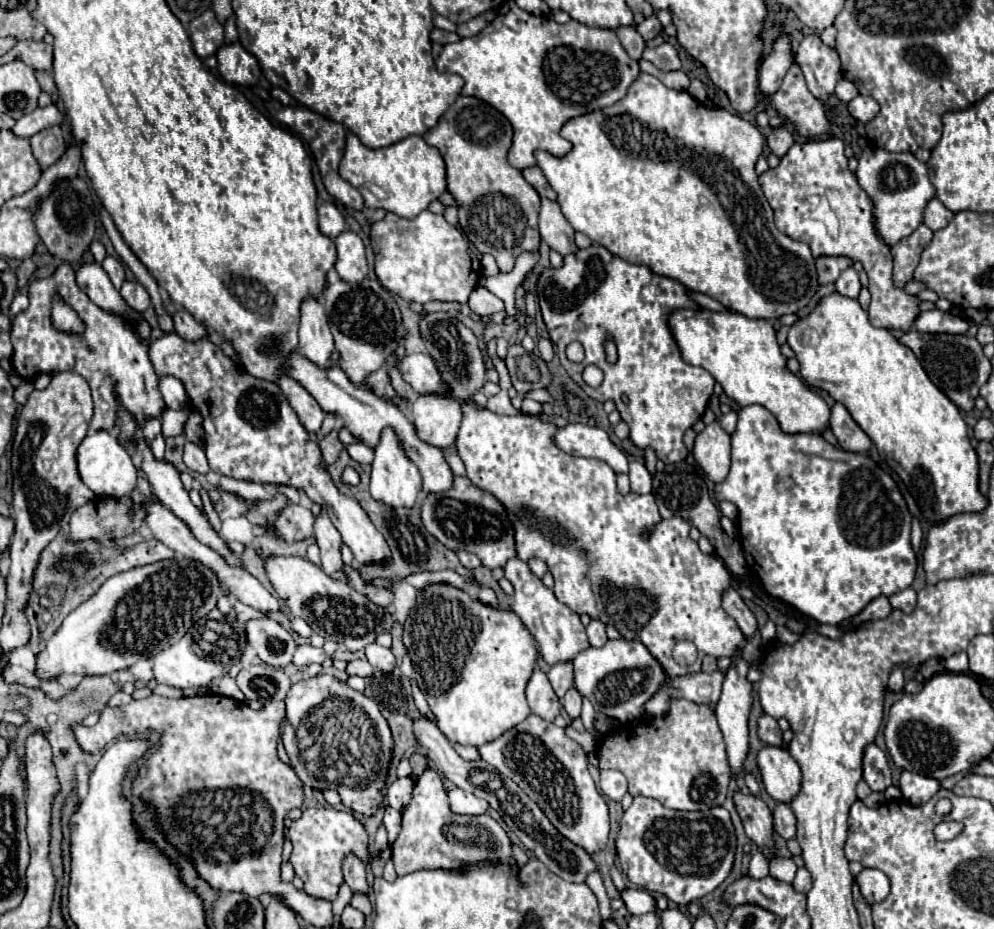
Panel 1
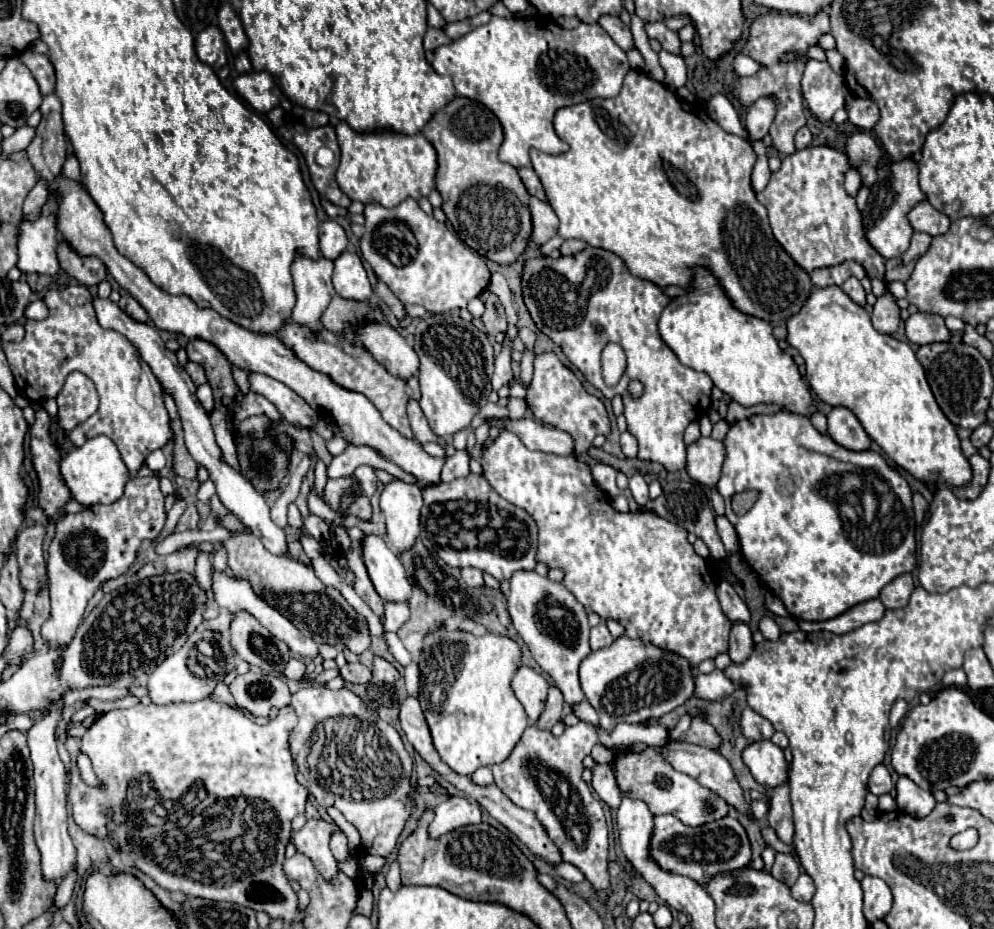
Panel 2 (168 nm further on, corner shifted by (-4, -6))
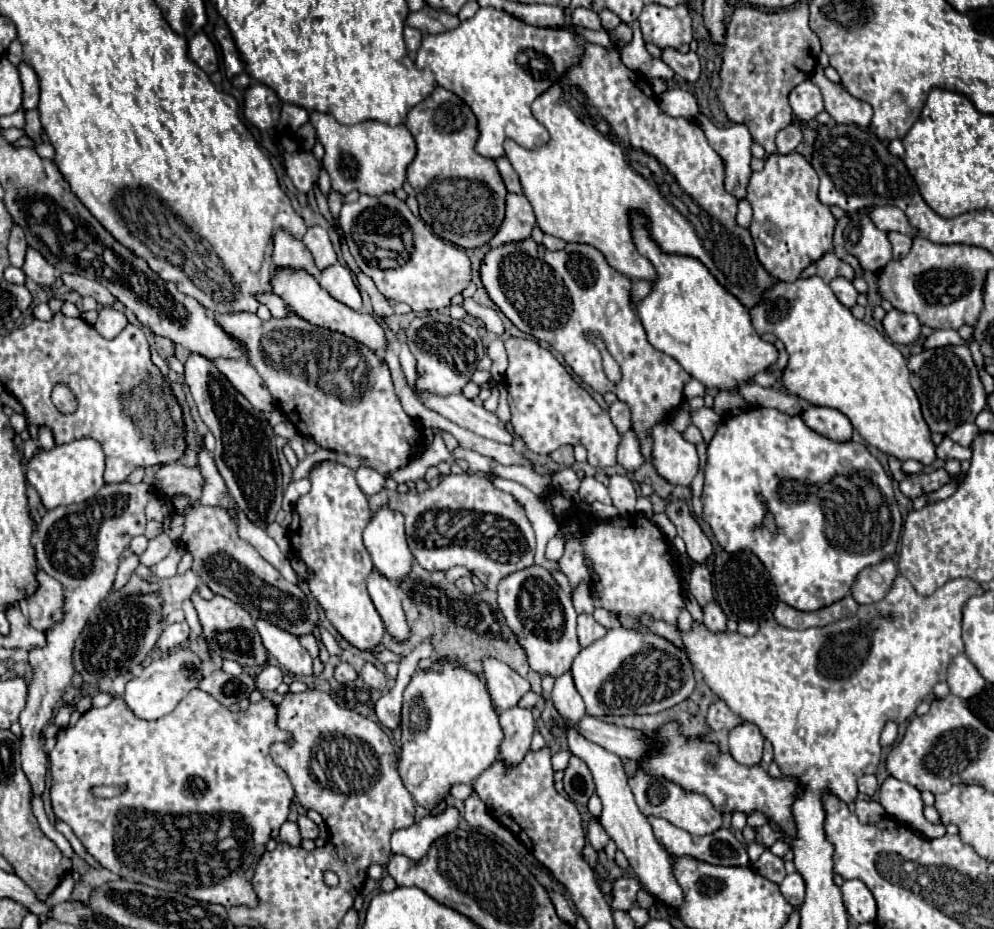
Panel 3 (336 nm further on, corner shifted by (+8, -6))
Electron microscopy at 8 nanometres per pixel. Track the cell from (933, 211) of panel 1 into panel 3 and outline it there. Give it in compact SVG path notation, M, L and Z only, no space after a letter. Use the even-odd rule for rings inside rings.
M877 206L871 212L873 224L883 230L883 232L891 232L897 230L901 234L907 236L917 236L917 228L913 228L905 216L905 212L901 212L901 208L893 208L893 206Z

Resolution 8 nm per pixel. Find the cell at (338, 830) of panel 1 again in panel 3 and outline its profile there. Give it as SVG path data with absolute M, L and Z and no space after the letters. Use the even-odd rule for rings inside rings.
M285 822L283 826L281 826L281 840L283 842L287 842L287 844L291 844L291 846L301 846L301 832L299 832L299 828L297 828L297 822Z

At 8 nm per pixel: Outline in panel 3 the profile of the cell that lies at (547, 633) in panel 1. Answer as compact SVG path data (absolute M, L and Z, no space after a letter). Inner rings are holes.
M529 566L521 572L513 572L513 574L505 576L499 582L497 592L499 592L499 608L505 616L505 622L509 624L509 628L517 636L517 640L521 640L521 646L525 648L525 654L527 654L527 660L529 660L529 666L537 674L541 674L541 676L549 674L553 678L561 676L561 672L569 672L573 658L581 650L581 646L577 642L577 612L573 608L571 594L563 592L561 586L553 580L551 572L541 568L541 566Z

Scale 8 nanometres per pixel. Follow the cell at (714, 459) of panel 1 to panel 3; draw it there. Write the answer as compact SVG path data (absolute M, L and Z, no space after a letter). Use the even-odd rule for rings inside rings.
M669 424L653 428L653 466L671 484L689 486L699 472L699 454L693 442L687 442Z

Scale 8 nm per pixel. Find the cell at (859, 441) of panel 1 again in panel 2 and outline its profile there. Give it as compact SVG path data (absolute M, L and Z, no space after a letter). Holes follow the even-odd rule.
M833 408L827 414L827 434L841 446L849 450L867 450L871 438L867 436L865 428L857 420L857 416L847 408Z

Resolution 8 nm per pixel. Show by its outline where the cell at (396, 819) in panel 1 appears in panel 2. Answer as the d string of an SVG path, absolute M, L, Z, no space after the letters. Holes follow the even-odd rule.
M393 862L391 868L389 868L389 874L387 874L387 886L389 890L399 890L401 888L401 878L399 878L399 864Z

